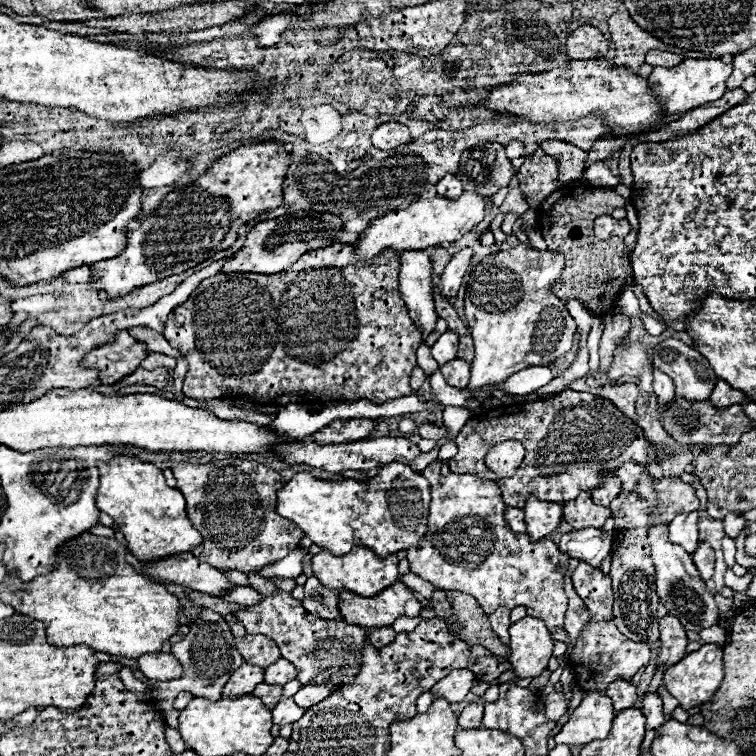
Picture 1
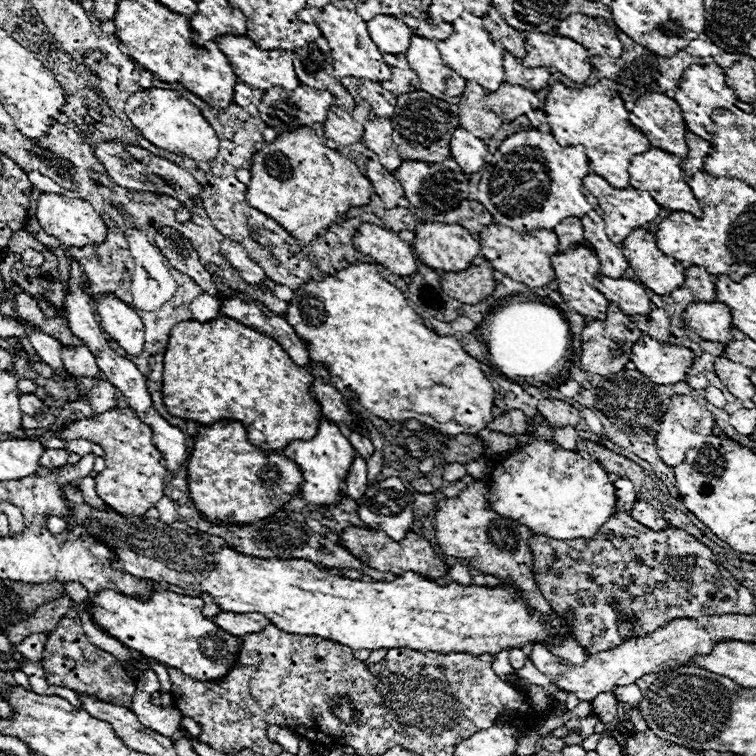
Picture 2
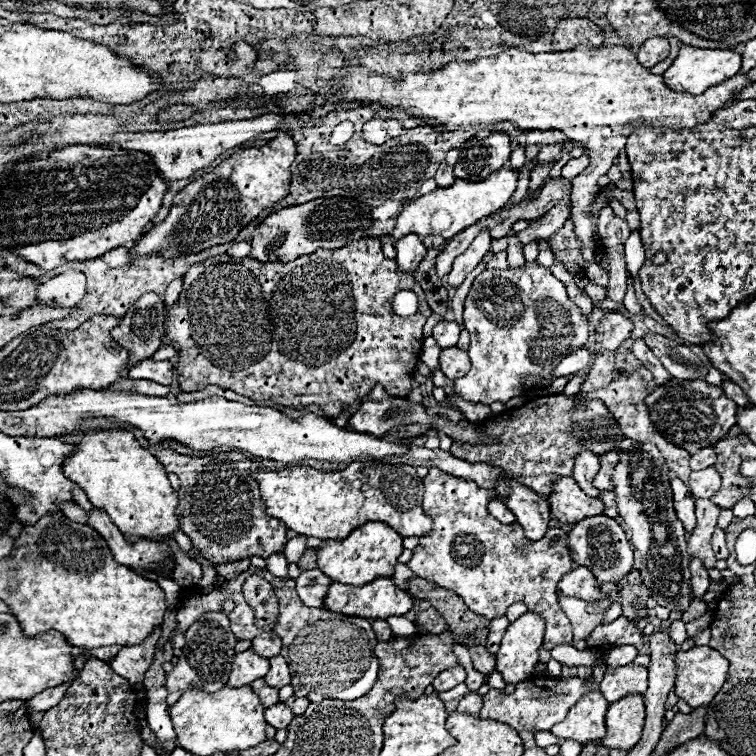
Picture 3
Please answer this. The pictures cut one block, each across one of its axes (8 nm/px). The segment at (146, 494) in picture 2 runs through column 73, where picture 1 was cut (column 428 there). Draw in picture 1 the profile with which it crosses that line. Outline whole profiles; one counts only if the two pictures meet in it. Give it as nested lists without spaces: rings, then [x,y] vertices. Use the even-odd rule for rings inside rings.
[[[422,424],[418,426],[418,434],[422,438],[430,438],[430,440],[440,440],[446,436],[446,428],[444,426],[436,426],[436,424]]]

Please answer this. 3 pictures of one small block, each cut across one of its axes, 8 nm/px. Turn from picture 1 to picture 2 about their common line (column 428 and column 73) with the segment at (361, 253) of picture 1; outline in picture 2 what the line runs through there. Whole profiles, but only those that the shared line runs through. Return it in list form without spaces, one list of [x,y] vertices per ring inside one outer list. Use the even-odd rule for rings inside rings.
[[[42,192],[38,198],[36,218],[42,230],[50,236],[56,236],[68,248],[82,248],[88,244],[102,244],[106,238],[106,224],[102,222],[100,214],[94,210],[92,204],[80,198],[66,198],[62,194],[46,194]]]

